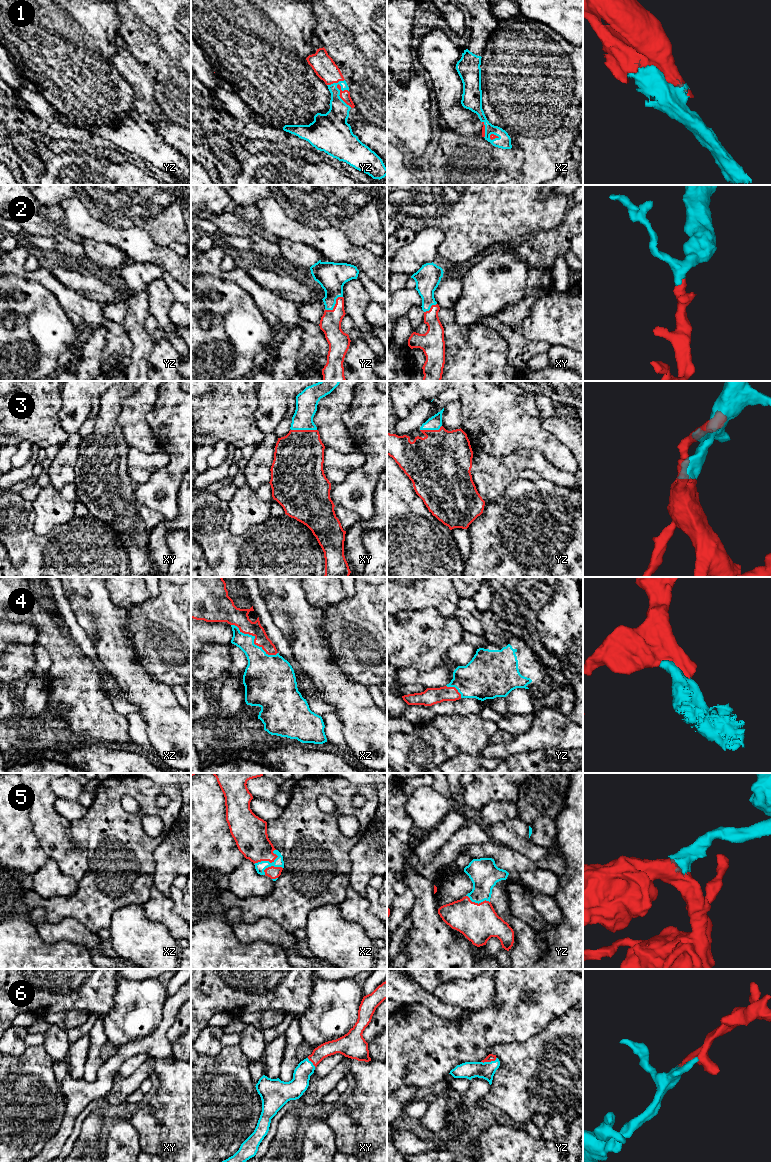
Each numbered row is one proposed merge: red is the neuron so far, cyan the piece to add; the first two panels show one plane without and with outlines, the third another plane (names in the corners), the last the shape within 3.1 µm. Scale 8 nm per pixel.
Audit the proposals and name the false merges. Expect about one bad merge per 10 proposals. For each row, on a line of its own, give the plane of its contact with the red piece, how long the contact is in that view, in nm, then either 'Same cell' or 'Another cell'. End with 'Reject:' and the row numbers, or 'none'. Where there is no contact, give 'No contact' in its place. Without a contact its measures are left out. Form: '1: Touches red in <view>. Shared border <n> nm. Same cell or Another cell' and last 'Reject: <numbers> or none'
1: Touches red in yz. Shared border 280 nm. Same cell
2: Touches red in yz. Shared border 180 nm. Same cell
3: Touches red in xy. Shared border 200 nm. Same cell
4: Touches red in xz. Shared border 440 nm. Same cell
5: Touches red in xz. Shared border 220 nm. Same cell
6: Touches red in yz. Shared border 130 nm. Same cell
Reject: none

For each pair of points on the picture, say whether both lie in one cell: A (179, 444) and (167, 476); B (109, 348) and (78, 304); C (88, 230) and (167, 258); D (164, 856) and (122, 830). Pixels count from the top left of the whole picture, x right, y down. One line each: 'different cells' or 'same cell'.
A: same cell
B: same cell
C: same cell
D: different cells

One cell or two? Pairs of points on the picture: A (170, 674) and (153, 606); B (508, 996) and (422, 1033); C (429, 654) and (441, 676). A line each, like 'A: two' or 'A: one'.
A: one
B: one
C: two

